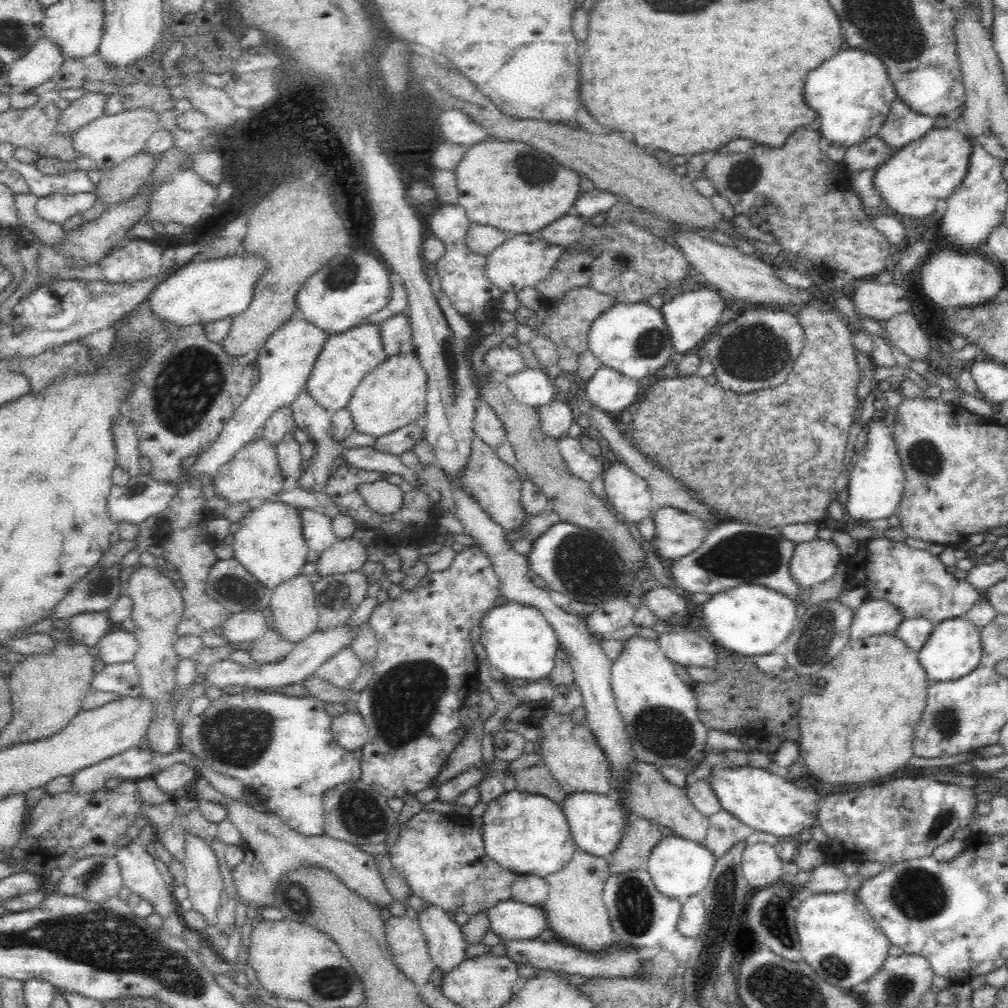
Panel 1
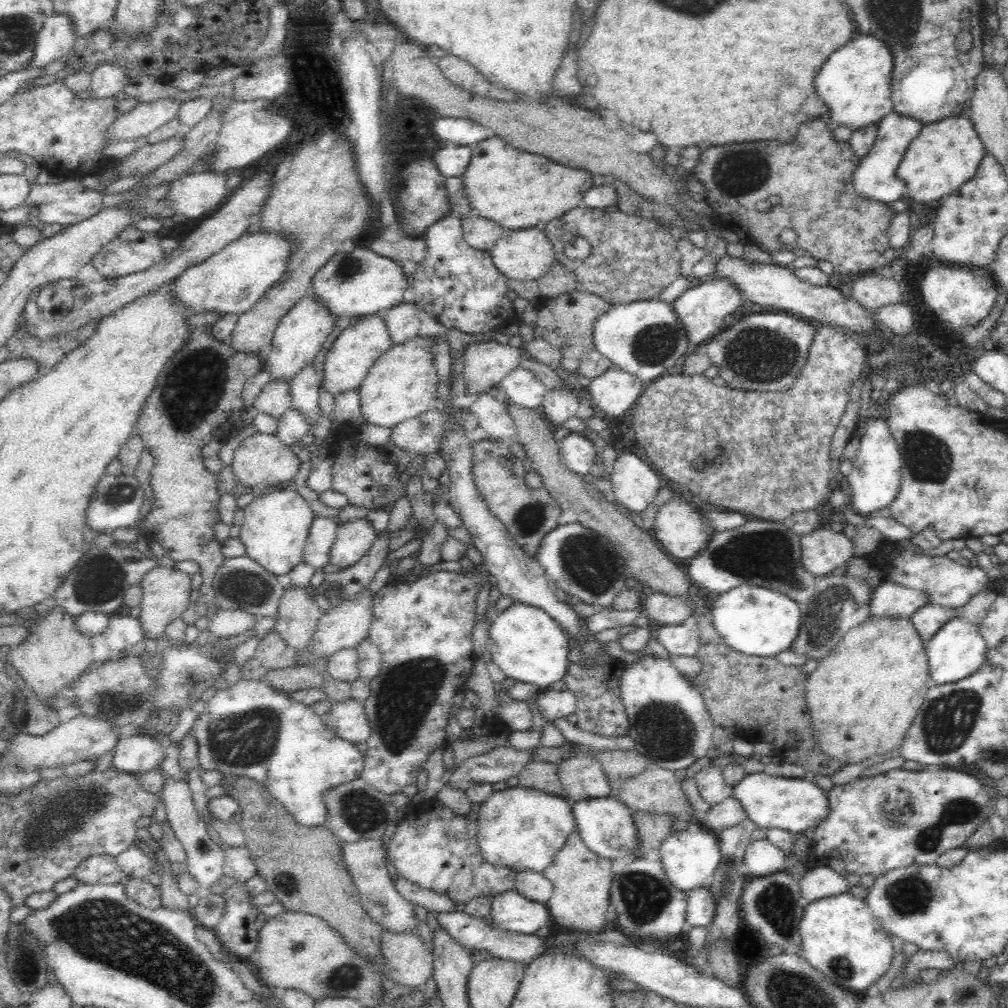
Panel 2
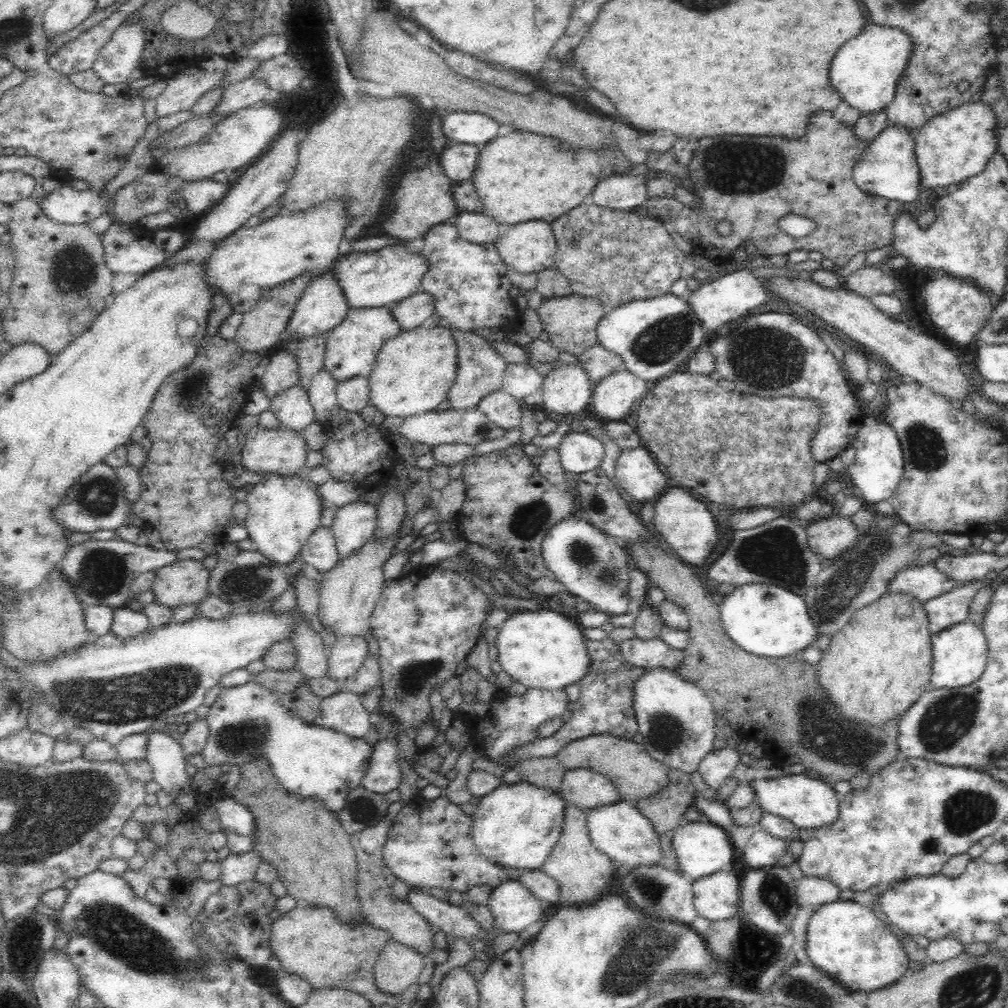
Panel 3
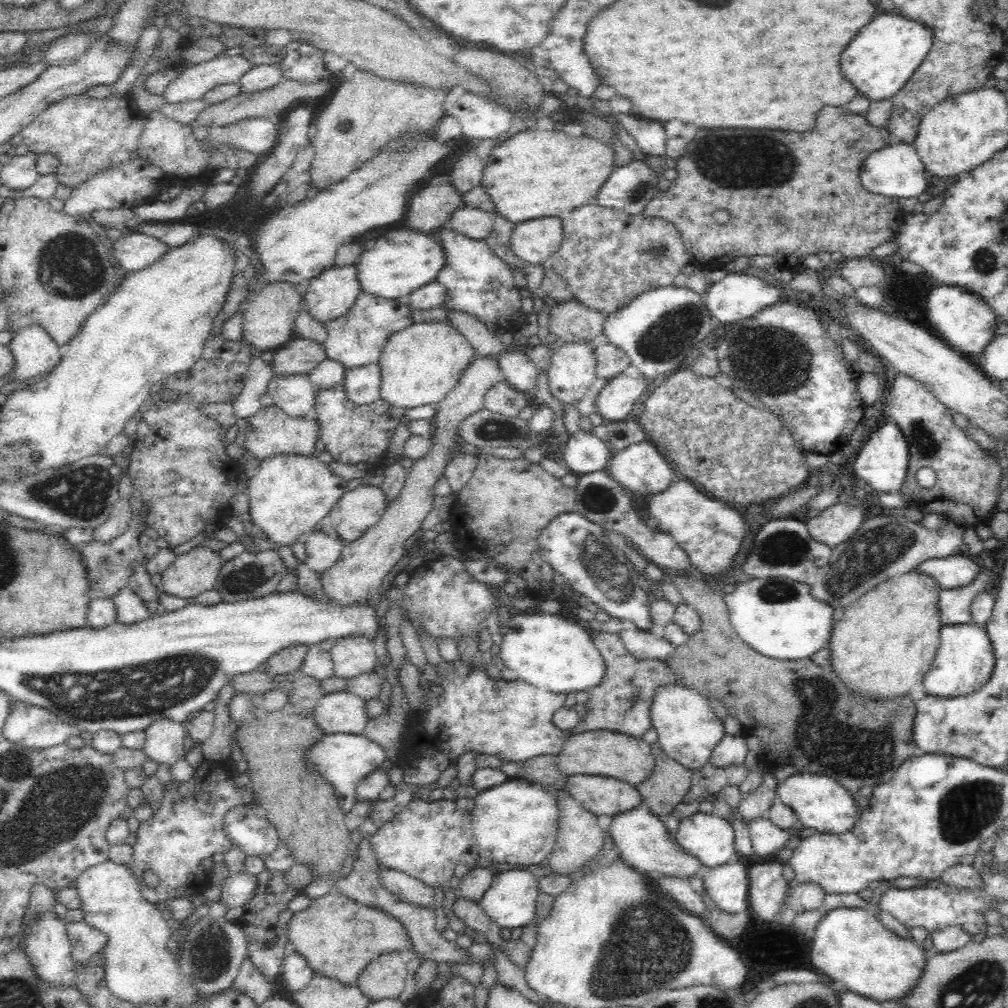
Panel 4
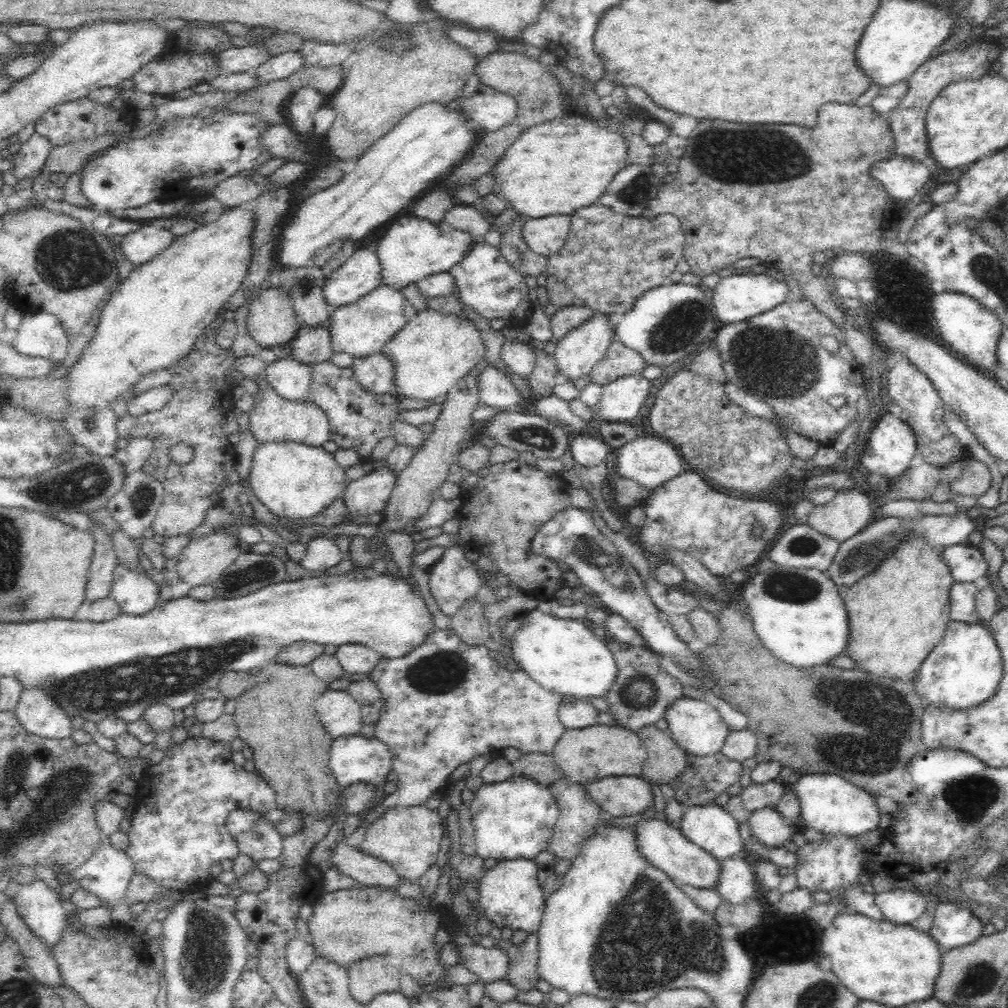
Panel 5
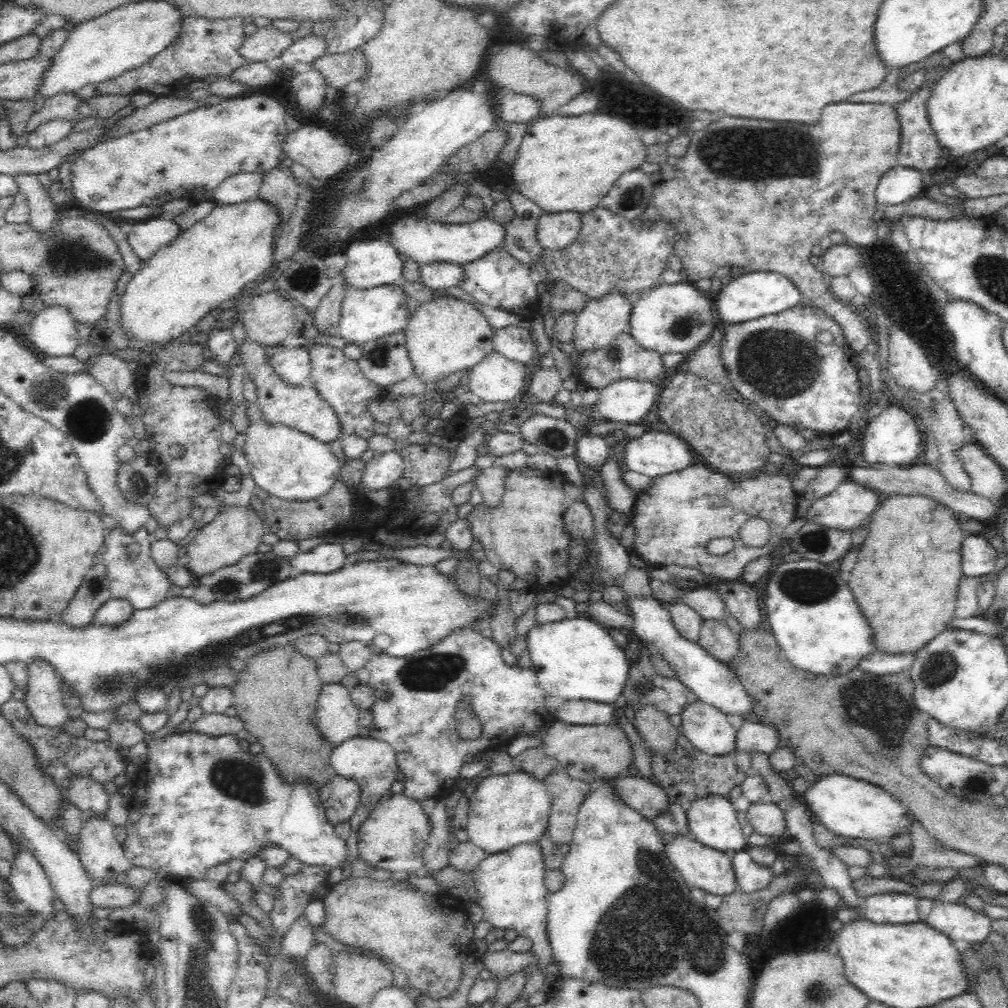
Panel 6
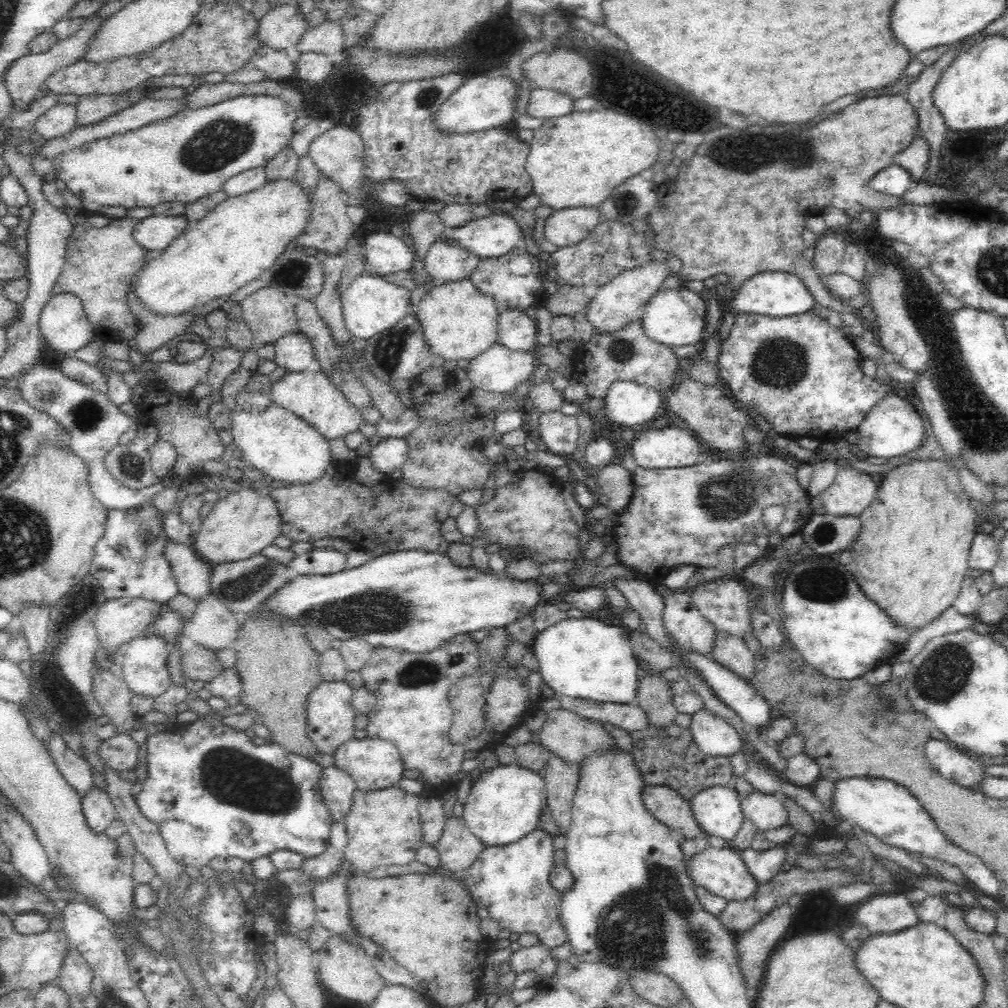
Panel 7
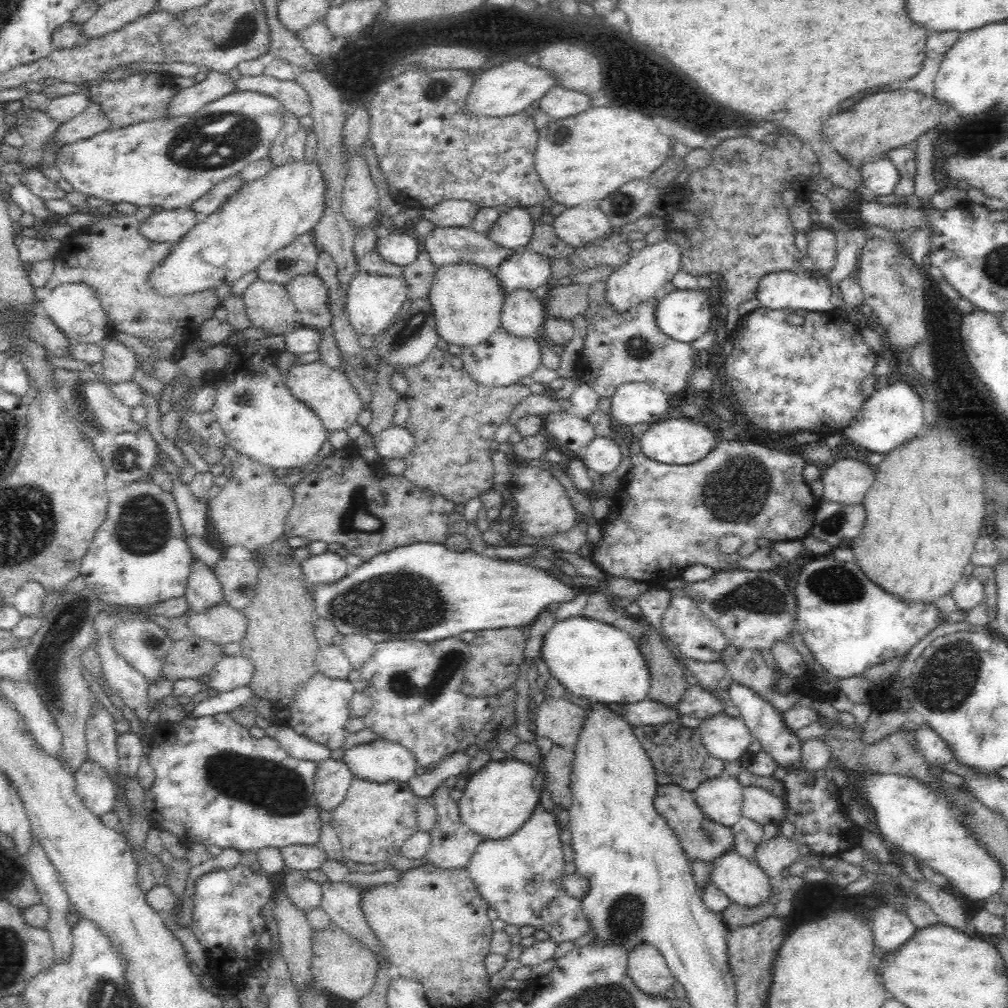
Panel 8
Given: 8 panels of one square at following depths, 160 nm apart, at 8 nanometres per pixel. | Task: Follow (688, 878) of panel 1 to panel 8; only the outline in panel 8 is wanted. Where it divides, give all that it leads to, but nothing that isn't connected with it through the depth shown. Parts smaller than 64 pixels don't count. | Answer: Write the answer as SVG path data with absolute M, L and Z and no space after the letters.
M720 776L702 782L692 791L704 816L726 827L738 827L743 816L743 787L736 777Z

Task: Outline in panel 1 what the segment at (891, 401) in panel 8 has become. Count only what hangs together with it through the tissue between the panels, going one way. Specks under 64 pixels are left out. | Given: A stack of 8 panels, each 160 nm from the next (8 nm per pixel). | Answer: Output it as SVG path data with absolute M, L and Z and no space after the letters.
M883 420L870 421L865 427L867 441L865 447L854 454L850 480L847 482L848 499L842 506L846 510L846 516L850 516L852 520L858 518L861 524L896 516L895 512L905 489L905 474L891 429Z

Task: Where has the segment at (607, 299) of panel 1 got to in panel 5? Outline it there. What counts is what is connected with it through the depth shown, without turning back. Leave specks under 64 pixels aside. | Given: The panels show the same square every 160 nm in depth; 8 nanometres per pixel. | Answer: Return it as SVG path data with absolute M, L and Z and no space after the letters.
M580 303L559 307L550 319L550 328L552 331L552 341L559 341L565 337L572 329L578 328L587 320L590 320L596 312Z

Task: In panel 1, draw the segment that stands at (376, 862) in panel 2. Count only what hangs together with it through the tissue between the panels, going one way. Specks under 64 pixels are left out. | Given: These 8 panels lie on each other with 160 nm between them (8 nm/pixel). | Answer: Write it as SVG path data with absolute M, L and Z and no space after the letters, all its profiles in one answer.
M198 776L190 786L194 798L206 802L220 803L226 809L226 818L240 831L240 846L245 851L244 859L231 870L238 901L246 906L275 906L275 888L279 880L298 867L320 867L334 873L346 887L363 896L379 908L386 921L390 912L386 907L393 904L393 896L386 888L374 856L359 850L356 845L338 840L326 834L304 836L292 830L276 813L254 810L249 804L240 803L218 792L204 777Z

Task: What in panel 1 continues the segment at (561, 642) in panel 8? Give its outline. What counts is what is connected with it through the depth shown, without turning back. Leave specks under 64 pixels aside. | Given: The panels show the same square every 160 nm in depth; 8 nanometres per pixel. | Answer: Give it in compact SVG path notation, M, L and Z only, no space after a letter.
M508 601L486 612L479 624L482 629L480 644L488 653L490 665L502 676L540 681L553 672L559 643L554 629L546 618L532 606Z

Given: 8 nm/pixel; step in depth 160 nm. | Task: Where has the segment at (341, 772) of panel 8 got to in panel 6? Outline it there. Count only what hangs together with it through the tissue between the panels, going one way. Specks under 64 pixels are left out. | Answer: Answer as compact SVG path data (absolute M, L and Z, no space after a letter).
M335 774L320 790L324 815L330 824L348 821L360 804L360 785Z

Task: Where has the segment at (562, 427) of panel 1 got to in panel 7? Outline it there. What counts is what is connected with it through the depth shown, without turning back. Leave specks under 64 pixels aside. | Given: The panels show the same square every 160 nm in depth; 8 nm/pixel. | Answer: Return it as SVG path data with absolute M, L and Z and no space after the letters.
M650 261L644 266L633 268L631 271L620 273L615 279L608 281L608 284L601 286L598 292L590 300L590 304L584 315L590 321L594 331L598 333L611 333L620 330L632 321L640 319L643 307L646 302L662 289L664 278L671 273L667 261Z

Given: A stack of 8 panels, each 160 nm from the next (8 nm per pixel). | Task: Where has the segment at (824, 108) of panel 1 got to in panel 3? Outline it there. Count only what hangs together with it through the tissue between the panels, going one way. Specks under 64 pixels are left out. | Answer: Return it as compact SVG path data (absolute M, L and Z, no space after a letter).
M868 22L868 26L856 38L848 40L834 56L830 66L830 82L848 107L860 111L860 117L878 114L894 100L896 82L910 58L910 52L912 39L908 33Z

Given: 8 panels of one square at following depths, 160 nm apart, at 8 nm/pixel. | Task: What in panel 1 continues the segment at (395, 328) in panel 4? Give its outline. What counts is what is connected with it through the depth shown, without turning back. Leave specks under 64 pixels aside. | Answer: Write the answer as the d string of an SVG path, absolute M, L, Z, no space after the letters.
M362 322L357 327L340 334L329 335L316 358L311 376L306 384L306 391L312 395L312 399L321 407L332 414L344 409L354 388L371 372L373 368L386 360L384 347L380 340L380 325L370 322Z

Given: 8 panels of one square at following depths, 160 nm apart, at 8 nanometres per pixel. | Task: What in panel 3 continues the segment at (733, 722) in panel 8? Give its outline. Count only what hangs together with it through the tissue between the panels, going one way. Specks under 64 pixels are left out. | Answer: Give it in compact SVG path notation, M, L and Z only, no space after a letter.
M663 667L644 669L642 676L634 680L632 686L632 707L637 721L637 733L642 736L642 747L654 760L660 761L668 768L690 775L696 772L702 759L712 752L717 718L712 701L702 689L684 680L676 670Z

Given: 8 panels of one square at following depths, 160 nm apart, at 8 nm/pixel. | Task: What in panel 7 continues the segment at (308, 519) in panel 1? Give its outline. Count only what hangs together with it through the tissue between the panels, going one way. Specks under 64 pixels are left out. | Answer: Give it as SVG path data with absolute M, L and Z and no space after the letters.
M318 547L295 555L287 565L300 575L334 574L346 569L346 555L330 547Z

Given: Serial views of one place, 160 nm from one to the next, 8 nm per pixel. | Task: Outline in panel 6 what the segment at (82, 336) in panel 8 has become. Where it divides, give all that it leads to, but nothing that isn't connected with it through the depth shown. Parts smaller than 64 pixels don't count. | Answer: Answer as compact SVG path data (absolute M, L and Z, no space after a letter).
M60 305L46 307L24 328L22 338L28 348L45 356L72 356L78 346L75 321Z

